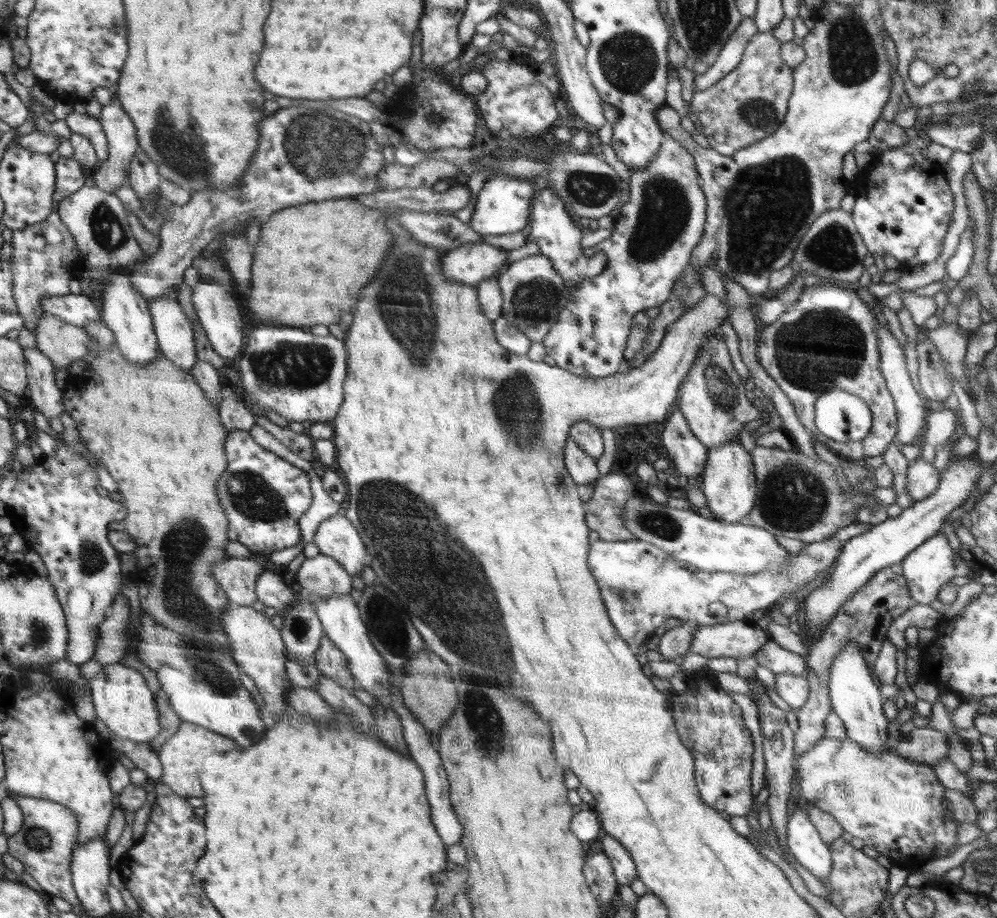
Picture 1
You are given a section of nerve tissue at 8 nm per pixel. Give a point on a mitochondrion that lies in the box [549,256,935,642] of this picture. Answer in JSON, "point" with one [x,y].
{"point":[822,347]}

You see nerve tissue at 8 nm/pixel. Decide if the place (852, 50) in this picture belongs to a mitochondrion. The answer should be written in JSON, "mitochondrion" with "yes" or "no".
{"mitochondrion":"yes"}

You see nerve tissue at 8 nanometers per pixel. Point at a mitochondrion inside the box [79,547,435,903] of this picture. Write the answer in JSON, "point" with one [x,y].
{"point":[389,627]}

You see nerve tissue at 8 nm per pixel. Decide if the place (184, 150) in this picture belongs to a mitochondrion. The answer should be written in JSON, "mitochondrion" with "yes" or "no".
{"mitochondrion":"yes"}

